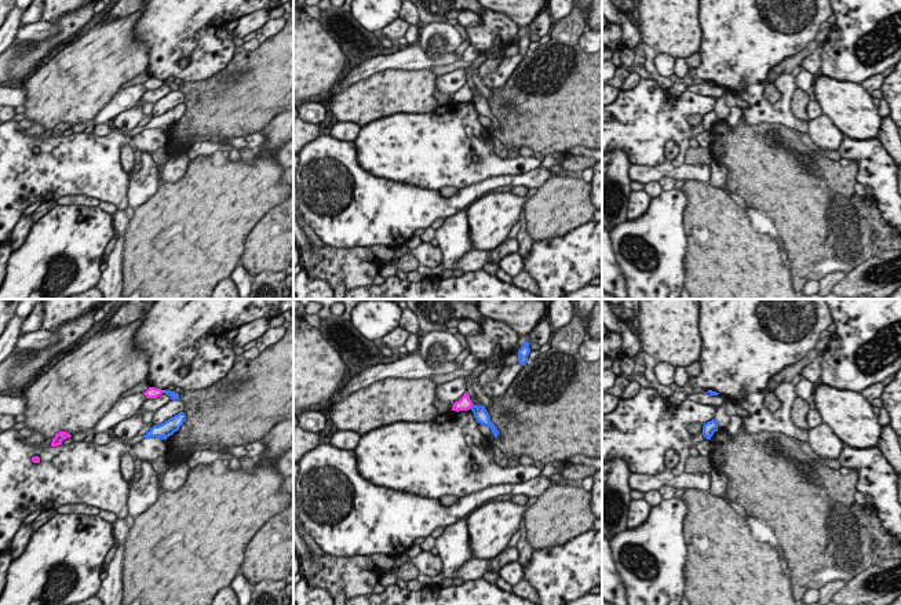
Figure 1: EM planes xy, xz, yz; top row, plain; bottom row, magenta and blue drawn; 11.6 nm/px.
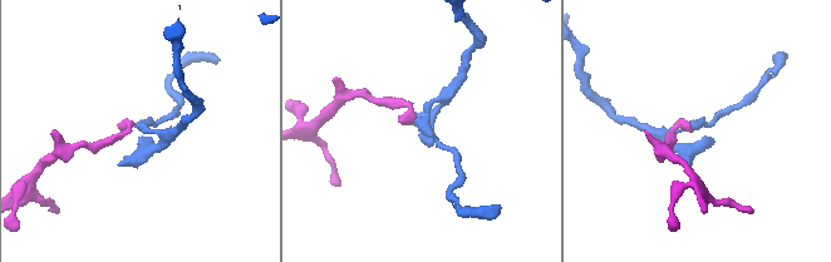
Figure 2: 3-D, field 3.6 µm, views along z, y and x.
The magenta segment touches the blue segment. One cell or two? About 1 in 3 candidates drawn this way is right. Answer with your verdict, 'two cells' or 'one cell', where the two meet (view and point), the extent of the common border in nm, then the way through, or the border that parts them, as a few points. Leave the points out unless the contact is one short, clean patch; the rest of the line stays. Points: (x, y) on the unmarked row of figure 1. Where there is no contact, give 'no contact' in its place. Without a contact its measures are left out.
two cells; contact xz (470, 98); length 80 nm; border xz (473, 95), (469, 99)

